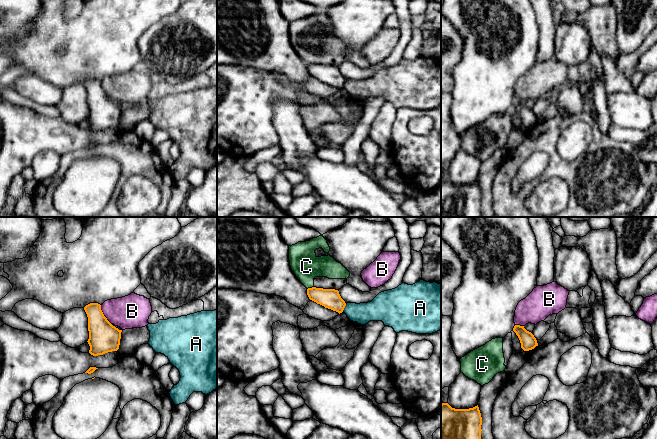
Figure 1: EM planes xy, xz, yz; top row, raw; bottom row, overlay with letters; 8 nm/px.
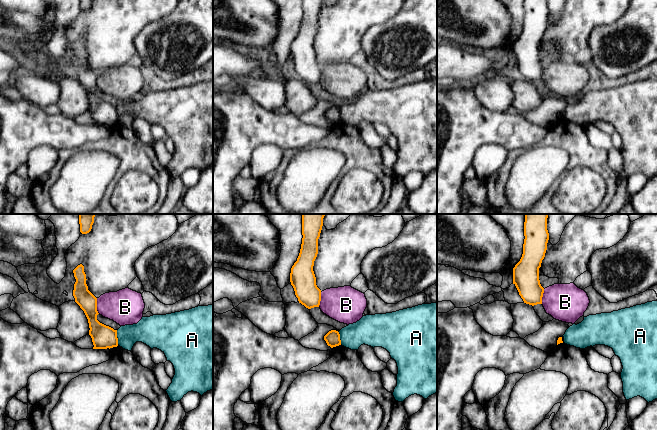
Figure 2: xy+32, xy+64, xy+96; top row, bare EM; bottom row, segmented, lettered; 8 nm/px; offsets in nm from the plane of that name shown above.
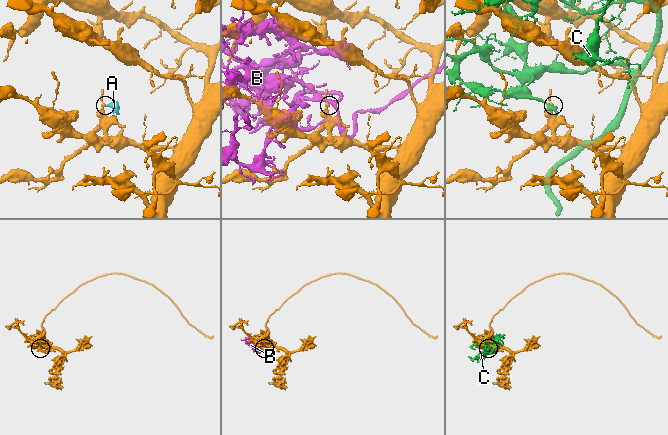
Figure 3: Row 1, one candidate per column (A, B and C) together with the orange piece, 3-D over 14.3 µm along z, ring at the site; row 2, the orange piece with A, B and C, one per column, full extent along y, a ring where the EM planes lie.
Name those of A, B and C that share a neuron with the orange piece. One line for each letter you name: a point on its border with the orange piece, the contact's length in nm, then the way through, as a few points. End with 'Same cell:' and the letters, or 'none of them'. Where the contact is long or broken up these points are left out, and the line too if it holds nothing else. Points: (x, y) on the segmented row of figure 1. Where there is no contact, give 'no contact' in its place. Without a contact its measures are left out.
Same cell: none of them

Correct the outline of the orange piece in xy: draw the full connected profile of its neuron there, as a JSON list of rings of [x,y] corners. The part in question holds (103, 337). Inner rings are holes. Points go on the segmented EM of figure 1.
[[[90,303],[84,307],[88,317],[88,331],[90,346],[89,353],[93,356],[117,351],[120,345],[121,332],[104,316],[101,305]]]

